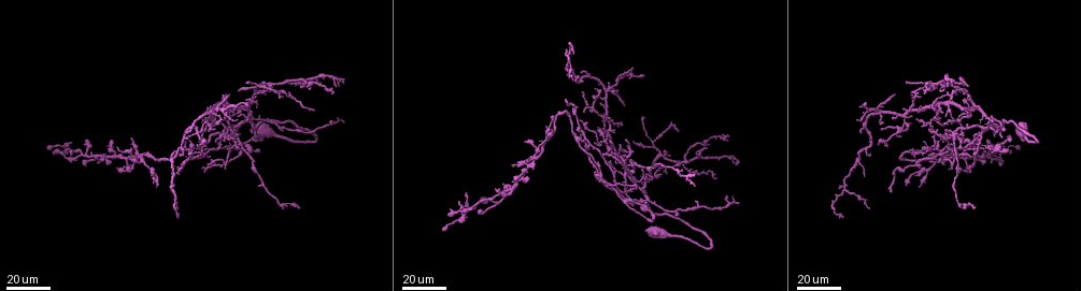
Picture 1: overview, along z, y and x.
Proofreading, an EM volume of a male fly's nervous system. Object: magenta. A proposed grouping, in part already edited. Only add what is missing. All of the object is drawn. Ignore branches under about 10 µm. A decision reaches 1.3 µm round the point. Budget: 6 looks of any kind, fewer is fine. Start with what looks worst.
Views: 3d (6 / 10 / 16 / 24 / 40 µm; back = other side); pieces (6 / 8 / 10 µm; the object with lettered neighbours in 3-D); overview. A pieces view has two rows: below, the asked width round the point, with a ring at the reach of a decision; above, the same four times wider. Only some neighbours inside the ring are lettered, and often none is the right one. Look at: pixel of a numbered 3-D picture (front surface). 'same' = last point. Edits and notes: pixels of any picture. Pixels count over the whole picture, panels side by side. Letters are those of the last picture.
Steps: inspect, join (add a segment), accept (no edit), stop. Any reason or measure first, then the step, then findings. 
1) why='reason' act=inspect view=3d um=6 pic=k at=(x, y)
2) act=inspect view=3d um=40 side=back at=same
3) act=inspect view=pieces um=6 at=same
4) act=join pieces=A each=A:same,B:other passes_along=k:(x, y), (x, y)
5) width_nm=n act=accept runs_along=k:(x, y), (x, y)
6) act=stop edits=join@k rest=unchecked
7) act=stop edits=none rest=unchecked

why='an open end' act=inspect view=3d um=24 pic=1 at=(206, 109)

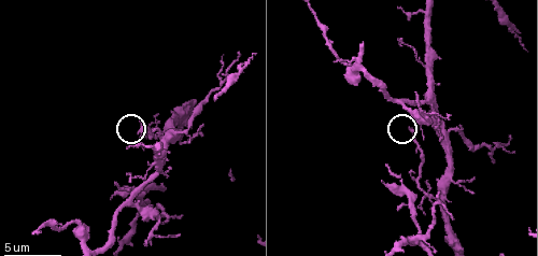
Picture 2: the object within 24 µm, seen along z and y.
act=inspect view=pieces um=8 pic=2 at=(139, 130)

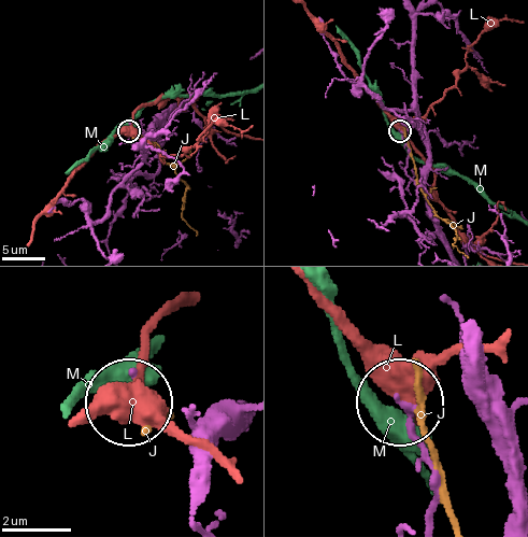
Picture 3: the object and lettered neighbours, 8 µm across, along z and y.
act=accept each=J:other,L:other,M:other runs_along=3:(429, 517), (438, 474), (405, 407) found='no lettered segment goes on from it'

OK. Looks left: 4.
why='tapers out' act=inspect view=3d um=40 pic=1 at=(581, 72)

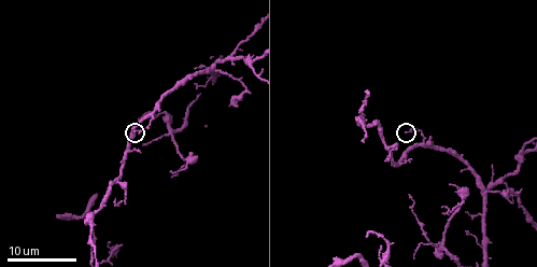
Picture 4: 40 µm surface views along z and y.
act=inspect view=3d um=6 pic=4 at=(405, 134)

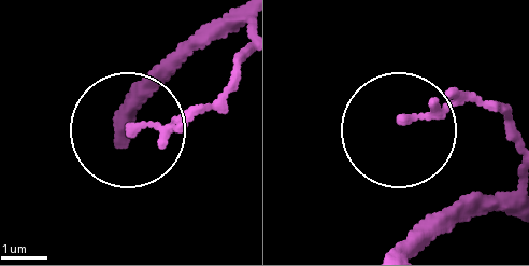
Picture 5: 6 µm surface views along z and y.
act=inspect view=pieces um=6 pic=5 at=(132, 128)

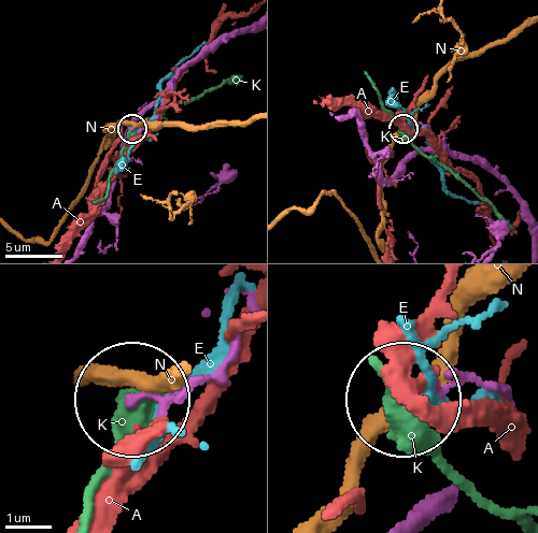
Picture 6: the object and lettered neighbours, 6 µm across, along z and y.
act=accept each=A:other,E:other,K:other,N:other found='no lettered segment goes on from it'

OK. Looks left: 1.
act=stop edits=none rest=unchecked

